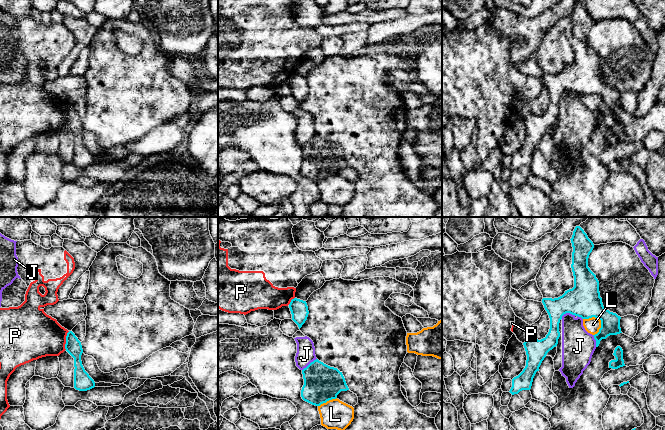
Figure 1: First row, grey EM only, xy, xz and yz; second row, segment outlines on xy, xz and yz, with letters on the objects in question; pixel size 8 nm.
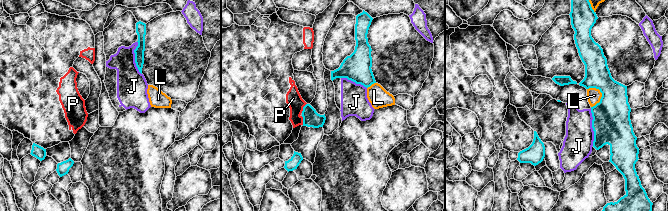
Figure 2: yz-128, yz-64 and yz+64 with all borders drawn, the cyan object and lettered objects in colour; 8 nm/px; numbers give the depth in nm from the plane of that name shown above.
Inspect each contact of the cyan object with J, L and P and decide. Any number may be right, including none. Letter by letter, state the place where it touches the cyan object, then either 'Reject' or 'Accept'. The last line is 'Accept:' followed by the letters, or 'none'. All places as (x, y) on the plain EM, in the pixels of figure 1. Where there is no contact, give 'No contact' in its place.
J: Touches cyan at yz (567, 88). Reject
L: Touches cyan at yz (597, 93). Reject
P: Touches cyan at xy (66, 116). Reject
Accept: none

